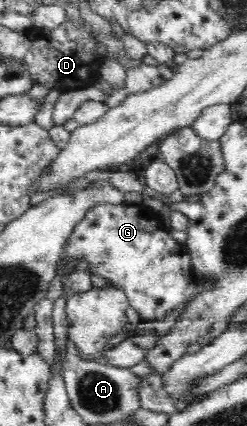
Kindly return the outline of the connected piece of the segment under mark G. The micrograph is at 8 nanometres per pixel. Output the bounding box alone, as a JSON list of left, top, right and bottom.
[56,202,198,321]

